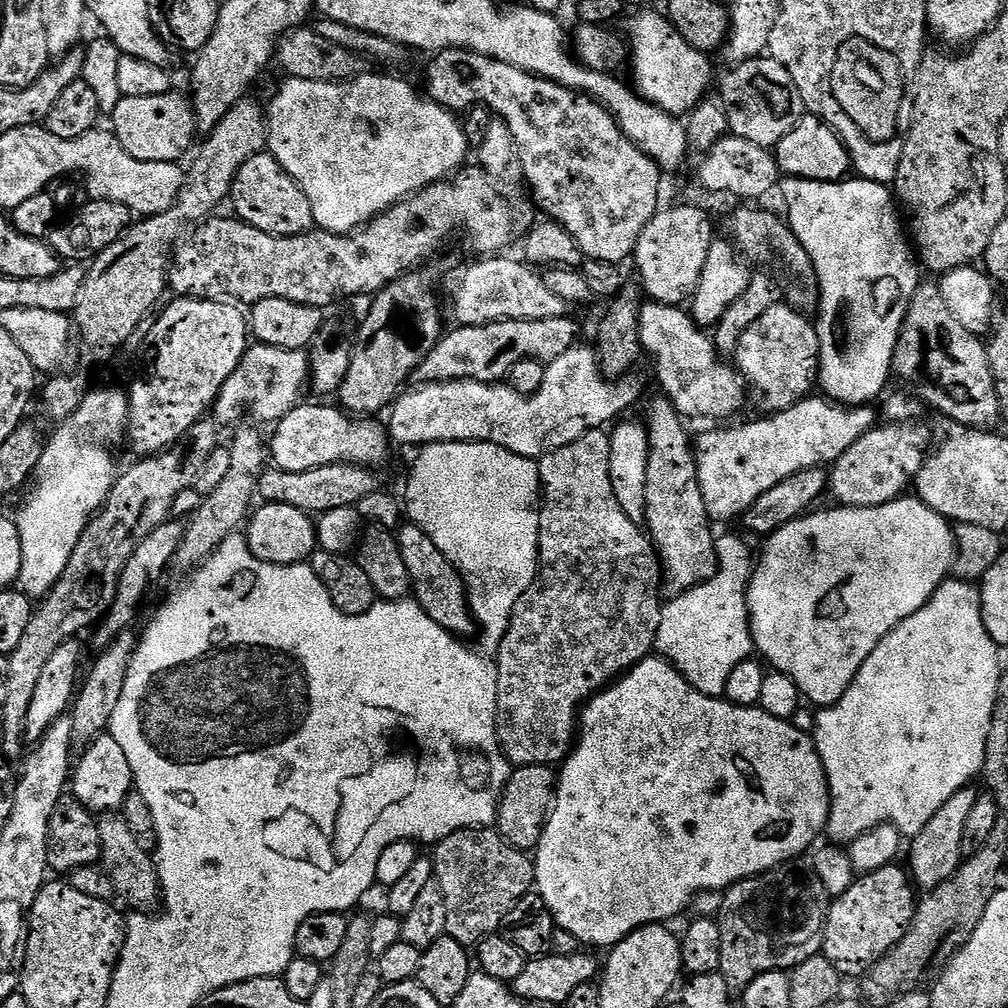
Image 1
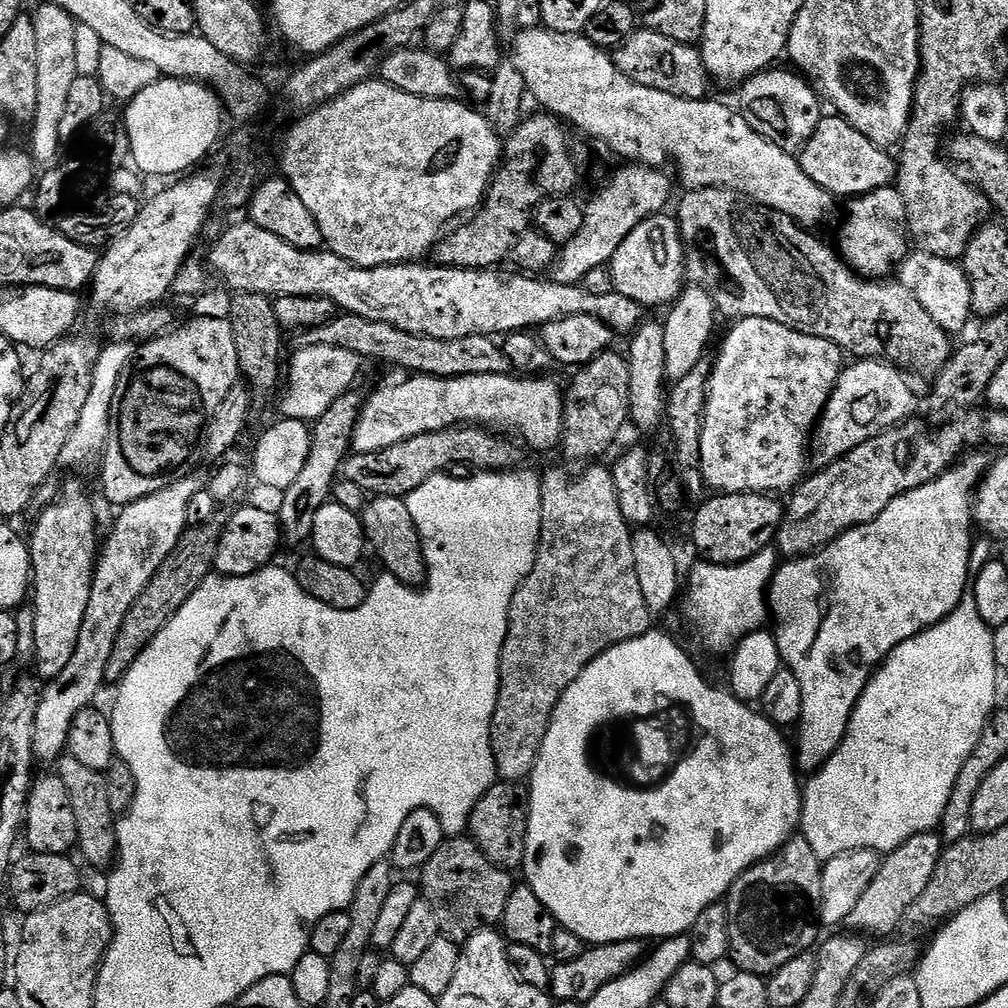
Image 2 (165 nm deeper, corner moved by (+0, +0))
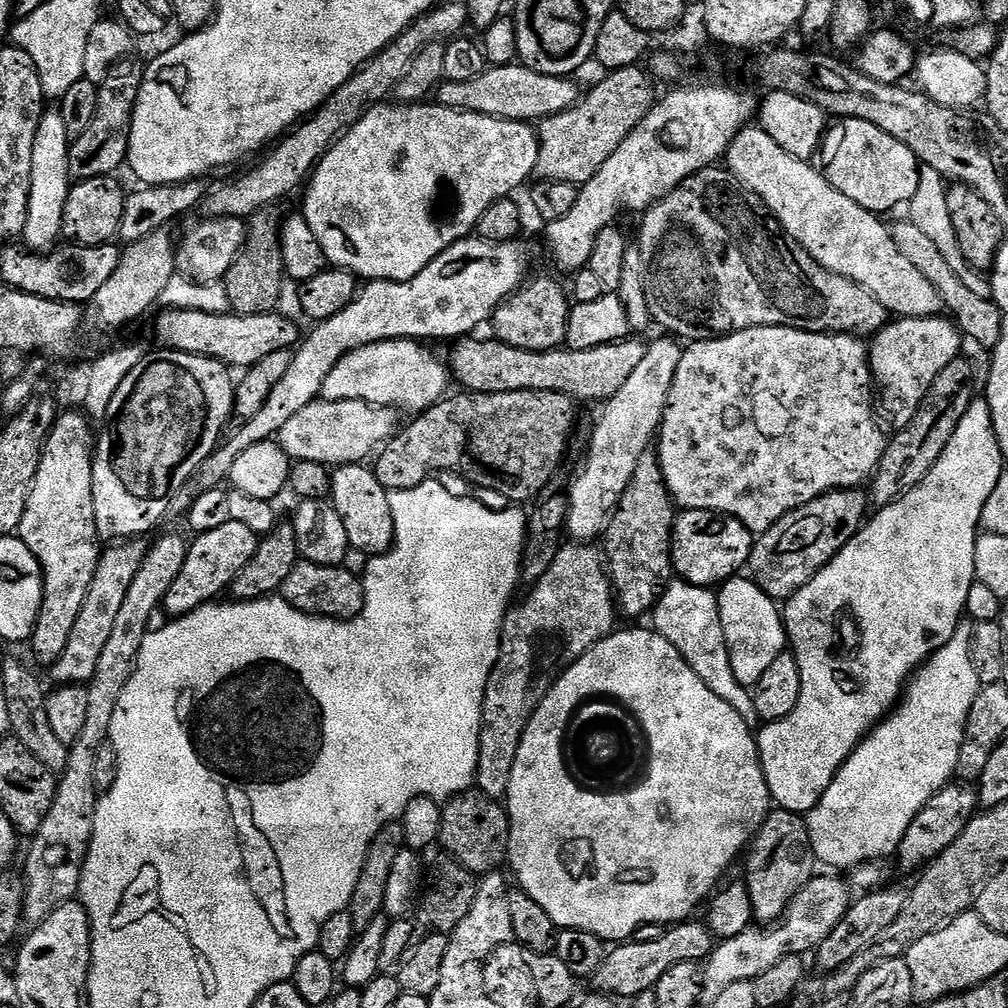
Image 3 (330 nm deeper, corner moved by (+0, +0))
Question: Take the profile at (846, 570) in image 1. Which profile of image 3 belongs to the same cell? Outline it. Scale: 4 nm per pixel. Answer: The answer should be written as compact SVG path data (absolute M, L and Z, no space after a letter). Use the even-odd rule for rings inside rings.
M973 399L966 414L962 414L962 422L958 422L958 430L954 430L954 438L946 442L946 450L942 450L942 458L934 462L930 474L926 474L924 481L914 490L907 492L902 499L895 500L894 503L879 509L875 513L876 517L872 521L869 519L860 531L854 534L854 538L850 538L850 542L842 546L840 553L825 568L818 570L818 574L814 574L810 583L799 588L783 605L784 631L788 634L792 657L798 662L798 674L802 674L802 694L798 694L798 706L793 712L786 714L786 718L781 720L765 723L758 732L760 761L762 770L766 774L766 786L770 790L773 801L779 807L785 808L787 812L807 814L820 800L820 795L830 786L838 769L847 762L861 740L900 703L900 697L904 695L905 687L916 669L924 661L929 660L942 646L946 646L946 642L950 642L950 638L962 623L962 617L966 612L966 598L970 594L970 586L976 580L974 546L976 537L981 531L982 506L986 506L986 498L990 498L994 486L998 486L998 478L1005 470L1006 458L1002 454L992 425L992 415L987 399Z

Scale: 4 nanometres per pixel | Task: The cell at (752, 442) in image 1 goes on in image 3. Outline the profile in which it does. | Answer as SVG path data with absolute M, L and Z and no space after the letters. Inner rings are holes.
M947 315L905 316L893 319L871 337L868 344L868 361L872 367L875 387L884 397L878 404L897 429L908 425L918 410L922 398L934 386L934 378L961 355L962 333Z

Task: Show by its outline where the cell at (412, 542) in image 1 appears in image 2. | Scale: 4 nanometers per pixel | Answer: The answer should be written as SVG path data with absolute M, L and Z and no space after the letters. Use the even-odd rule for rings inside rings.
M372 496L364 505L362 519L367 543L384 563L383 571L387 575L398 577L404 584L423 585L428 579L426 554L420 545L414 518L410 518L407 499L399 496Z

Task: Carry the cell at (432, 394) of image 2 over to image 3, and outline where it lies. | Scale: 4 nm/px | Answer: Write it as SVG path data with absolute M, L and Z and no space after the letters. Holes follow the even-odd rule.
M321 398L303 410L298 410L298 414L294 414L294 418L282 426L278 443L280 449L293 461L305 460L329 466L358 464L367 461L368 455L371 457L396 435L396 416L397 413L391 408L378 408L375 404L361 400Z

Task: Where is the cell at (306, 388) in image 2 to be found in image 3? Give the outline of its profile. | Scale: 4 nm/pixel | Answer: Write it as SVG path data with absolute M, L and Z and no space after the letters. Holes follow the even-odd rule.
M380 340L376 344L367 344L350 354L346 354L332 370L326 374L326 382L320 391L326 400L361 400L375 404L378 408L391 408L401 413L419 414L431 408L433 404L445 399L450 385L450 368L431 352L431 347L418 340Z

